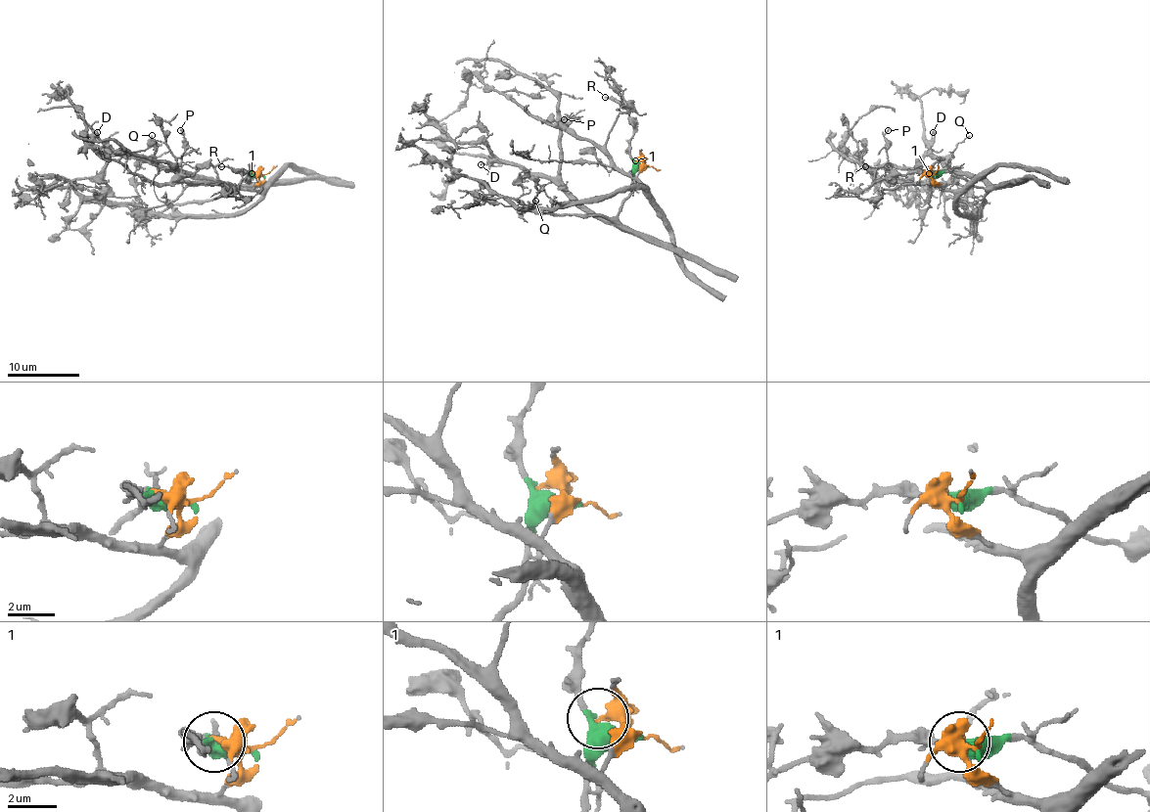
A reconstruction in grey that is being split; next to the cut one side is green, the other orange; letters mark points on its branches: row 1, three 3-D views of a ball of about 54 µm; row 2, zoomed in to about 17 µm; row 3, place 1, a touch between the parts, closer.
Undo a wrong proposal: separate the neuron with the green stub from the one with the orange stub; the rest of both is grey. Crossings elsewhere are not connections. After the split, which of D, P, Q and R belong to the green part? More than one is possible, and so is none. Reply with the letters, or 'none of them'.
D, P, Q, R

